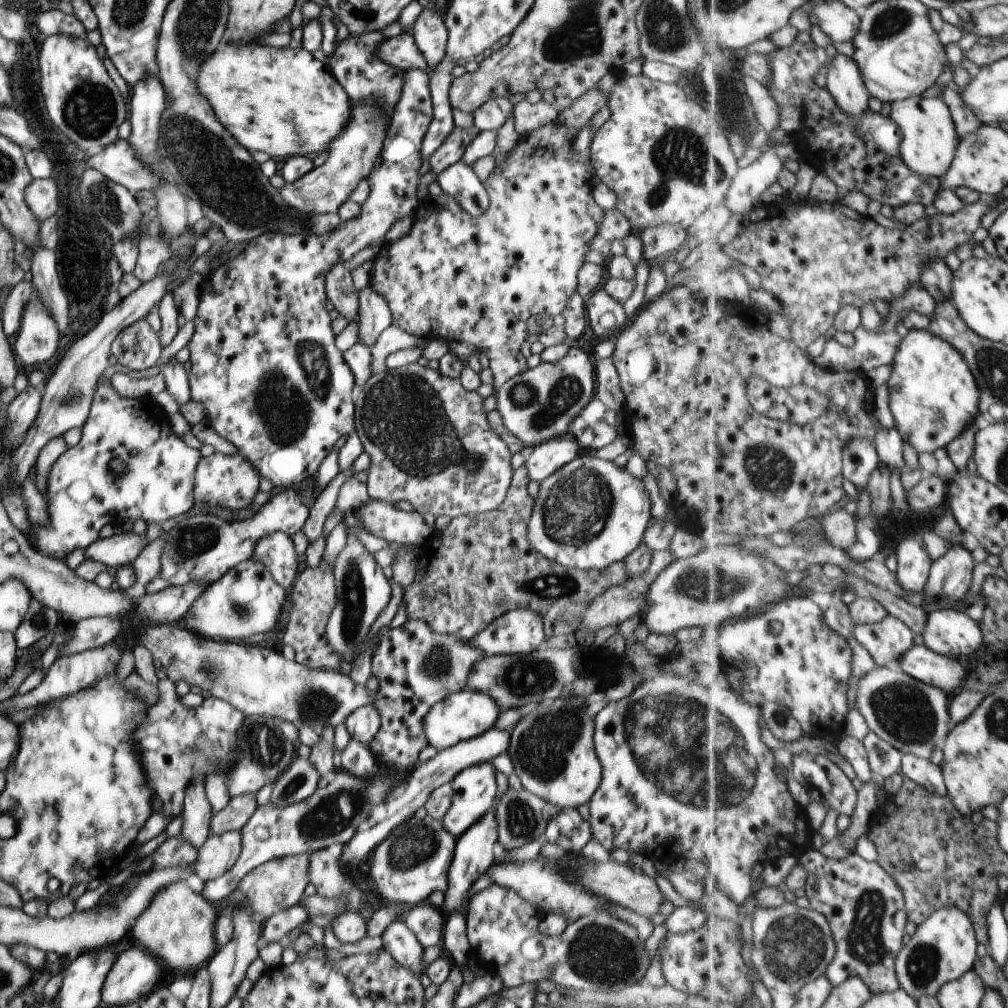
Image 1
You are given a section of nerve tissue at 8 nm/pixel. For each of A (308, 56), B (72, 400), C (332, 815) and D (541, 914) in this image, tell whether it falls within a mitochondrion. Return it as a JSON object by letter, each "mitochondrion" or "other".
{"A":"other","B":"mitochondrion","C":"mitochondrion","D":"other"}

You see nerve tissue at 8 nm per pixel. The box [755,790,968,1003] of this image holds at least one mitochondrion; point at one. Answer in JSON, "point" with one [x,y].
{"point":[793,950]}

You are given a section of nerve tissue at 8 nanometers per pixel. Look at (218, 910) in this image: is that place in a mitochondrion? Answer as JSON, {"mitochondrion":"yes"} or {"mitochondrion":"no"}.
{"mitochondrion":"no"}

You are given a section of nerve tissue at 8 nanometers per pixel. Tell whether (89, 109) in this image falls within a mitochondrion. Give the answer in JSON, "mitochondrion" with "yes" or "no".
{"mitochondrion":"yes"}

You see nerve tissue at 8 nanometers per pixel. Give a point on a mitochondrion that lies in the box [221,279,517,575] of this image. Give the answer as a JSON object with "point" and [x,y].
{"point":[403,415]}

